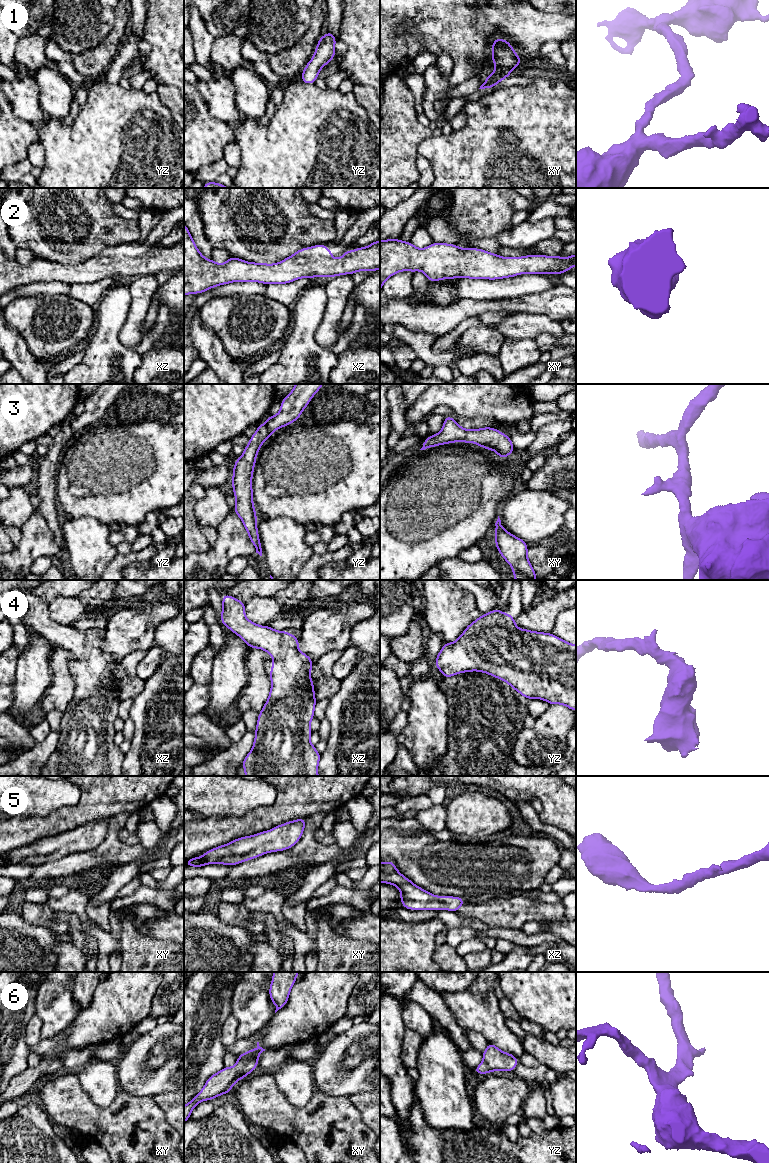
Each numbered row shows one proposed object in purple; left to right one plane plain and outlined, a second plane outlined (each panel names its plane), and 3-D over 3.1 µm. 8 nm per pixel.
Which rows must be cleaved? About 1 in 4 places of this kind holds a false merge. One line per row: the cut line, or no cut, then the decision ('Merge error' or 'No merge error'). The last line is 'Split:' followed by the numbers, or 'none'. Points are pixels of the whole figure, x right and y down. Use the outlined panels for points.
1: No split. No merge error
2: No split. No merge error
3: No split. No merge error
4: No split. No merge error
5: No split. No merge error
6: No split. No merge error
Split: none

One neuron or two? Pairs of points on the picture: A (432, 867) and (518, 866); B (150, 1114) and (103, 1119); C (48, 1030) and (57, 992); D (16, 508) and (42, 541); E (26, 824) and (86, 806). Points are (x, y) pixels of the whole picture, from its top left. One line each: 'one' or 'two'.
A: one
B: one
C: one
D: two
E: one

